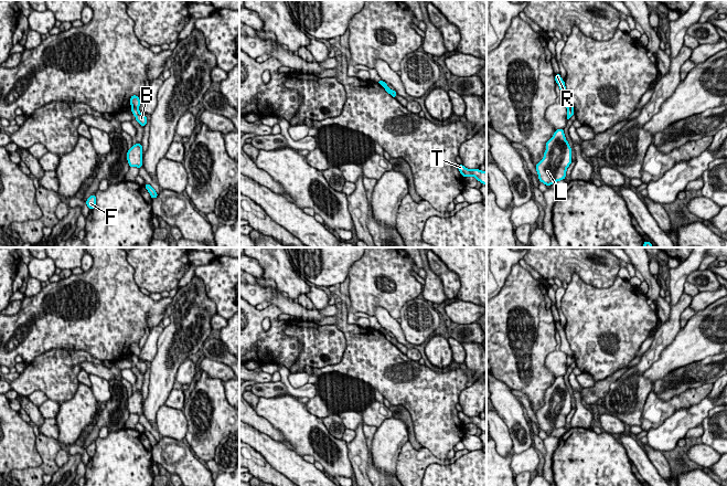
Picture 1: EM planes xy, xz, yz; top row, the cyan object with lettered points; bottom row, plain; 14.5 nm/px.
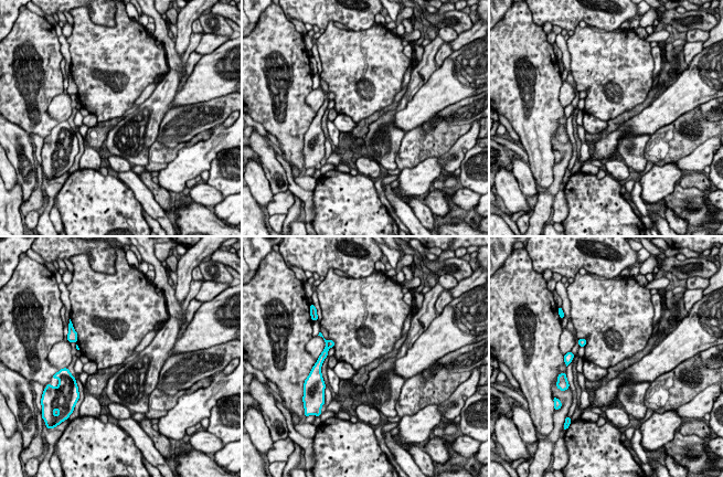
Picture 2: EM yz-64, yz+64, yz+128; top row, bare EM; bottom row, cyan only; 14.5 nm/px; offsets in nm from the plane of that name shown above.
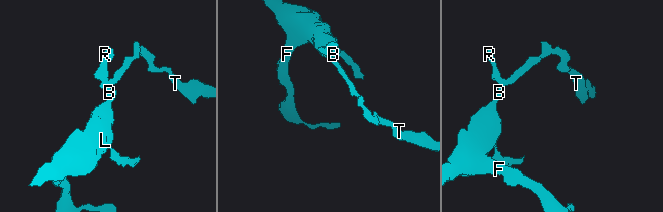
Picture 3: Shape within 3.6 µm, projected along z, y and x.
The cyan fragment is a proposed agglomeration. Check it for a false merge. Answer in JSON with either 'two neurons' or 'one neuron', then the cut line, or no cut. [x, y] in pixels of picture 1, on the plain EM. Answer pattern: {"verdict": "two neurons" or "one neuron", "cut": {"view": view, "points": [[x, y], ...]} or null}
{"verdict": "two neurons", "cut": {"view": "xy", "points": [[132, 354], [137, 356]]}}

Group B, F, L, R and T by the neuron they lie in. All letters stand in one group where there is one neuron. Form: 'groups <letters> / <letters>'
groups B F L / R T

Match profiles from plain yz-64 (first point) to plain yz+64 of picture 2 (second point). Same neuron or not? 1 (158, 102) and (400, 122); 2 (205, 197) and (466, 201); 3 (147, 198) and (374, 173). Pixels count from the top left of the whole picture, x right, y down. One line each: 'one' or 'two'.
1: two
2: one
3: two

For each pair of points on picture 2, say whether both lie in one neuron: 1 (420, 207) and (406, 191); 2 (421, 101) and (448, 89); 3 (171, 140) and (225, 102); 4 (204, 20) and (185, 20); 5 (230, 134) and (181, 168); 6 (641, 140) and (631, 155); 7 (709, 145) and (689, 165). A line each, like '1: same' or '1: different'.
1: different
2: same
3: same
4: different
5: same
6: same
7: same

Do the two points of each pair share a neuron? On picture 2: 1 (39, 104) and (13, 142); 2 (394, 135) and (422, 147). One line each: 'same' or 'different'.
1: different
2: different

